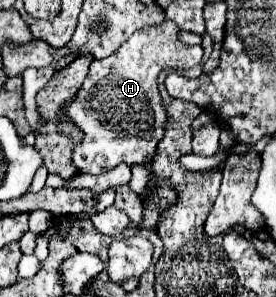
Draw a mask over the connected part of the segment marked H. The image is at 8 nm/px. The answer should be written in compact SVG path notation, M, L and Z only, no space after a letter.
M163 21L157 27L135 31L117 53L95 59L77 97L61 111L85 133L73 151L75 167L81 173L107 173L119 163L127 163L129 167L151 163L167 123L167 111L157 89L157 75L165 69L191 69L201 63L201 57L201 45L181 43L179 27Z

